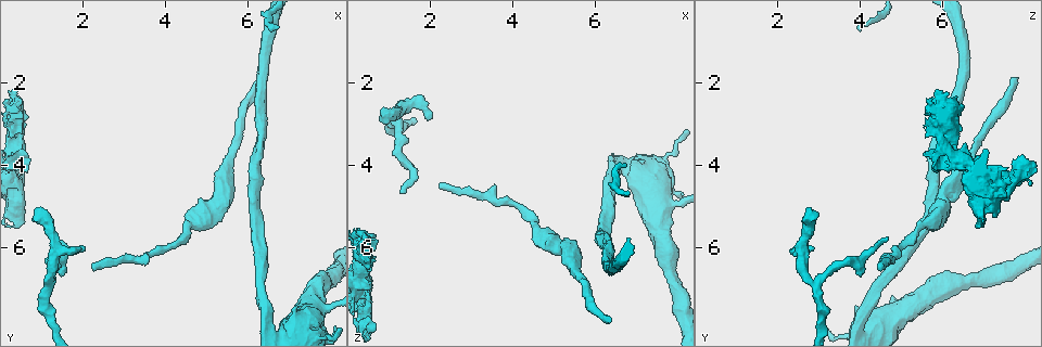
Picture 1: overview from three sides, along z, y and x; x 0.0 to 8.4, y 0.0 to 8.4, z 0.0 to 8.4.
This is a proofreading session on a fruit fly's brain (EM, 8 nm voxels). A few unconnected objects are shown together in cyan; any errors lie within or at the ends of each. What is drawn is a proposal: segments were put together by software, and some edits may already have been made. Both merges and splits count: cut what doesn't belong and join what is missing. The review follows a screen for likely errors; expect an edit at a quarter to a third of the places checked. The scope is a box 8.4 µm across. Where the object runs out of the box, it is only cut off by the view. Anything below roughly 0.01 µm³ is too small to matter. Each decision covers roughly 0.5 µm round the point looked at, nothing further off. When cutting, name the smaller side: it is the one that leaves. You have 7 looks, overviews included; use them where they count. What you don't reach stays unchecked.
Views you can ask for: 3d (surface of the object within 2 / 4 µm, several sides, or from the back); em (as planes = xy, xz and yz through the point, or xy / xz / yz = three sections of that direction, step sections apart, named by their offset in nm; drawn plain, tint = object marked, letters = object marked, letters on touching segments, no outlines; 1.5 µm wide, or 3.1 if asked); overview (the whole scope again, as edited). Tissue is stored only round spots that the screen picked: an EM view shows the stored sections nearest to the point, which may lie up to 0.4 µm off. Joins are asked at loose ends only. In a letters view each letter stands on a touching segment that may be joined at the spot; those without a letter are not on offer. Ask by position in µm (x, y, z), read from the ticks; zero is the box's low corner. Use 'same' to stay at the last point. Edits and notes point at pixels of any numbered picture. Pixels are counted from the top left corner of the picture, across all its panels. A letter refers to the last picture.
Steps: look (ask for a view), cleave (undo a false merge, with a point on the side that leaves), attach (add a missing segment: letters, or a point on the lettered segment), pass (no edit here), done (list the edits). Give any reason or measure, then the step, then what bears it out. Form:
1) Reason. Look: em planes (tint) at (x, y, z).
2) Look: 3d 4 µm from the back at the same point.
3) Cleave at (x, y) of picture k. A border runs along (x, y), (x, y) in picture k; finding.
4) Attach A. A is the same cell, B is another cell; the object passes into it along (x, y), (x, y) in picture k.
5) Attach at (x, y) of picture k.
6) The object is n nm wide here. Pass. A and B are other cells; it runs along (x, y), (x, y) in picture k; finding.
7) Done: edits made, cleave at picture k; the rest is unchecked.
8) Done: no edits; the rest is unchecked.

Thin end. Look: 3d 2 µm at (1.40, 5.75, 4.70).

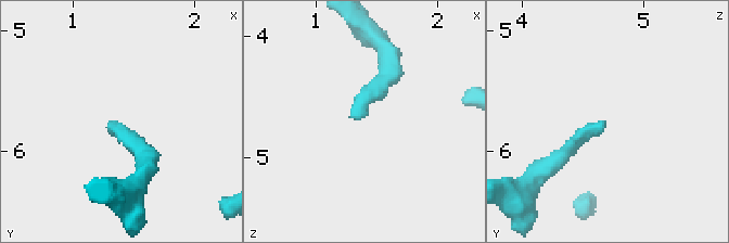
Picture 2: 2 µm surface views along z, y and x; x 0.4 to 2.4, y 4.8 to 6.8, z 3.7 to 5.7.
Look: em yz step 8 (tint) at (1.38, 5.74, 4.68).

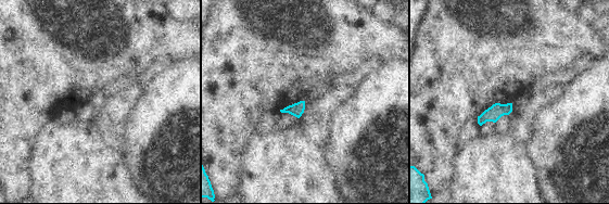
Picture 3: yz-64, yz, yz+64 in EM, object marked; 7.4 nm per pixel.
Look: em planes (letters) at the same point.

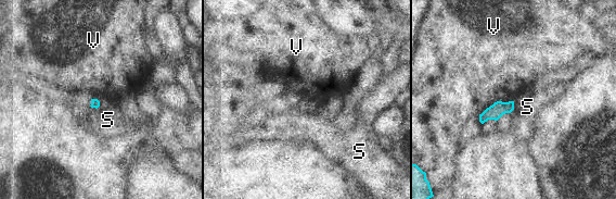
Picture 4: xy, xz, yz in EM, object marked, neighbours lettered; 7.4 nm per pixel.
Pass. S and V are other cells; a border runs along (513, 100), (495, 101), (478, 114) in picture 4; none of them fits.

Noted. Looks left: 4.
An open end. Look: em xz step 4 (letters) at (0.85, 5.05, 2.80).

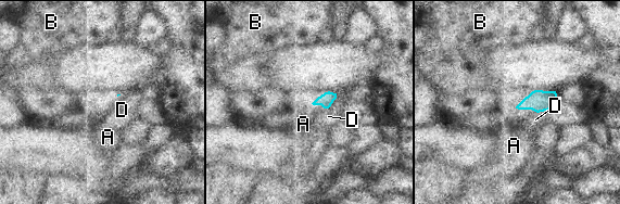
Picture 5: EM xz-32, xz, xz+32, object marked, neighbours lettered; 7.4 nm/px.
Look: em planes (letters) at the same point.

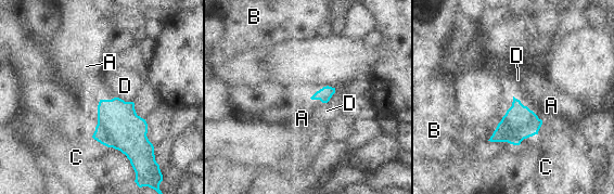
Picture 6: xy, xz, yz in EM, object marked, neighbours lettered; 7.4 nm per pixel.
Pass. A, B, C and D are other cells; a border runs along (100, 99), (120, 98), (132, 102) in picture 6; none of them fits.

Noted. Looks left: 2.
An open end. Look: em planes (tint) at (0.65, 4.20, 5.90).

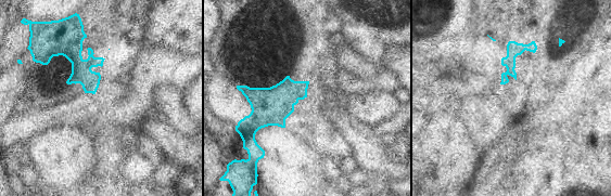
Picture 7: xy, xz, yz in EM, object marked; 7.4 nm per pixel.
Look: em planes (letters) at the same point.

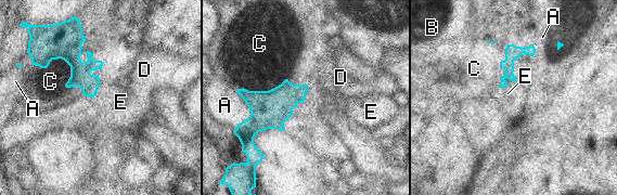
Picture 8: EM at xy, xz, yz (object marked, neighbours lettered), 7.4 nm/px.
Pass. A, B, C, D and E are other cells; it runs along (531, 49), (509, 61), (502, 83) in picture 8; none of them fits.

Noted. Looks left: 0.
Done: no edits; the rest is unchecked.

